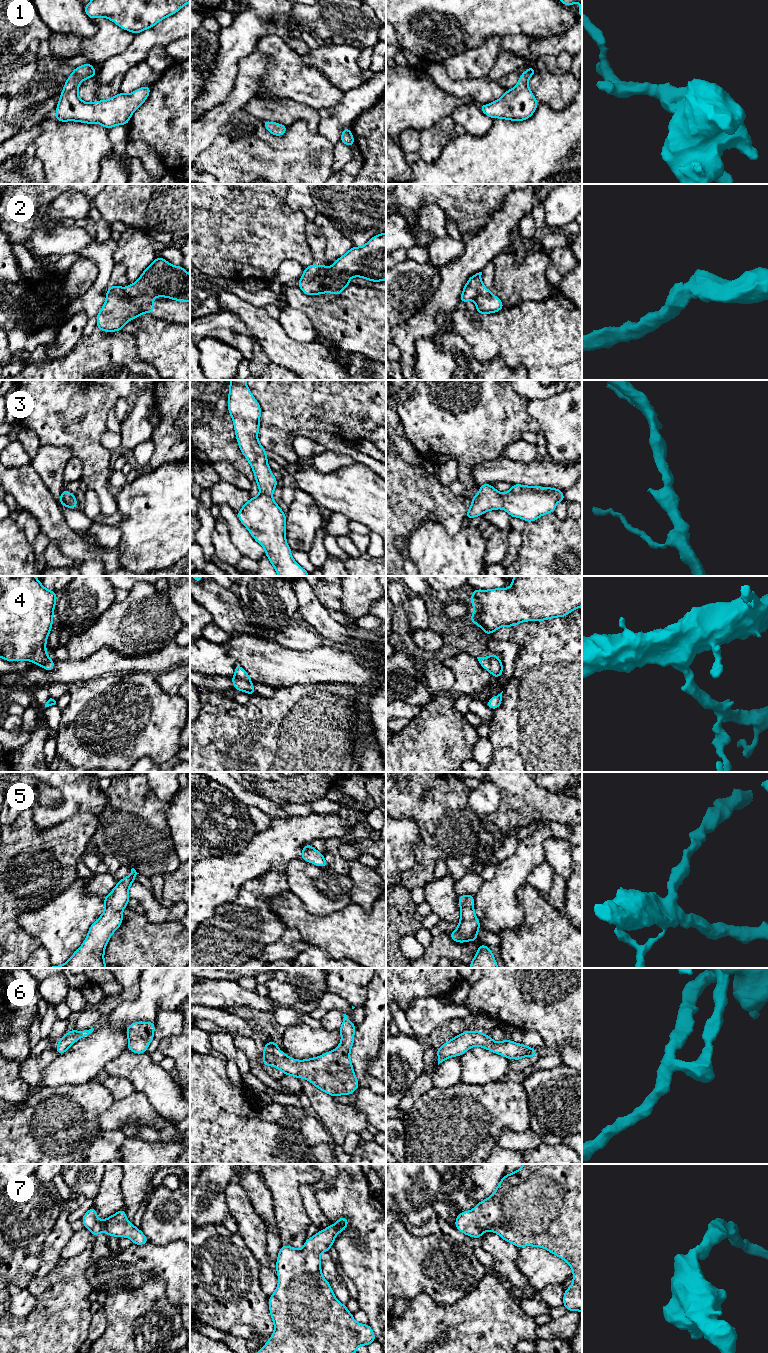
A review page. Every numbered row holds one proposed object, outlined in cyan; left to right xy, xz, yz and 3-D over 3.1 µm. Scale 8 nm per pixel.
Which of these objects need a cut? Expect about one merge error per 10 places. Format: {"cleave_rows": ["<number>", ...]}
{"cleave_rows": ["2"]}

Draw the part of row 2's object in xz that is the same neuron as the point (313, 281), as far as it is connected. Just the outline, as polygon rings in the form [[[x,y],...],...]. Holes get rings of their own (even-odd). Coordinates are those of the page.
[[[315,265],[304,268],[304,274],[298,281],[298,287],[306,294],[314,296],[323,293],[340,295],[351,284],[349,277],[339,275],[332,280],[326,279],[327,267]]]

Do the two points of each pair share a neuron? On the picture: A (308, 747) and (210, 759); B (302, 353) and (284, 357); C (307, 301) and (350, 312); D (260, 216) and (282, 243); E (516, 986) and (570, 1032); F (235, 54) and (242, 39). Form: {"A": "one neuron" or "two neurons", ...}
{"A": "one neuron", "B": "one neuron", "C": "one neuron", "D": "one neuron", "E": "one neuron", "F": "one neuron"}

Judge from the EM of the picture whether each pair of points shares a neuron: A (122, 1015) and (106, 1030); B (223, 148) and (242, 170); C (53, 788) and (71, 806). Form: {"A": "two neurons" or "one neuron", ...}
{"A": "one neuron", "B": "one neuron", "C": "one neuron"}

